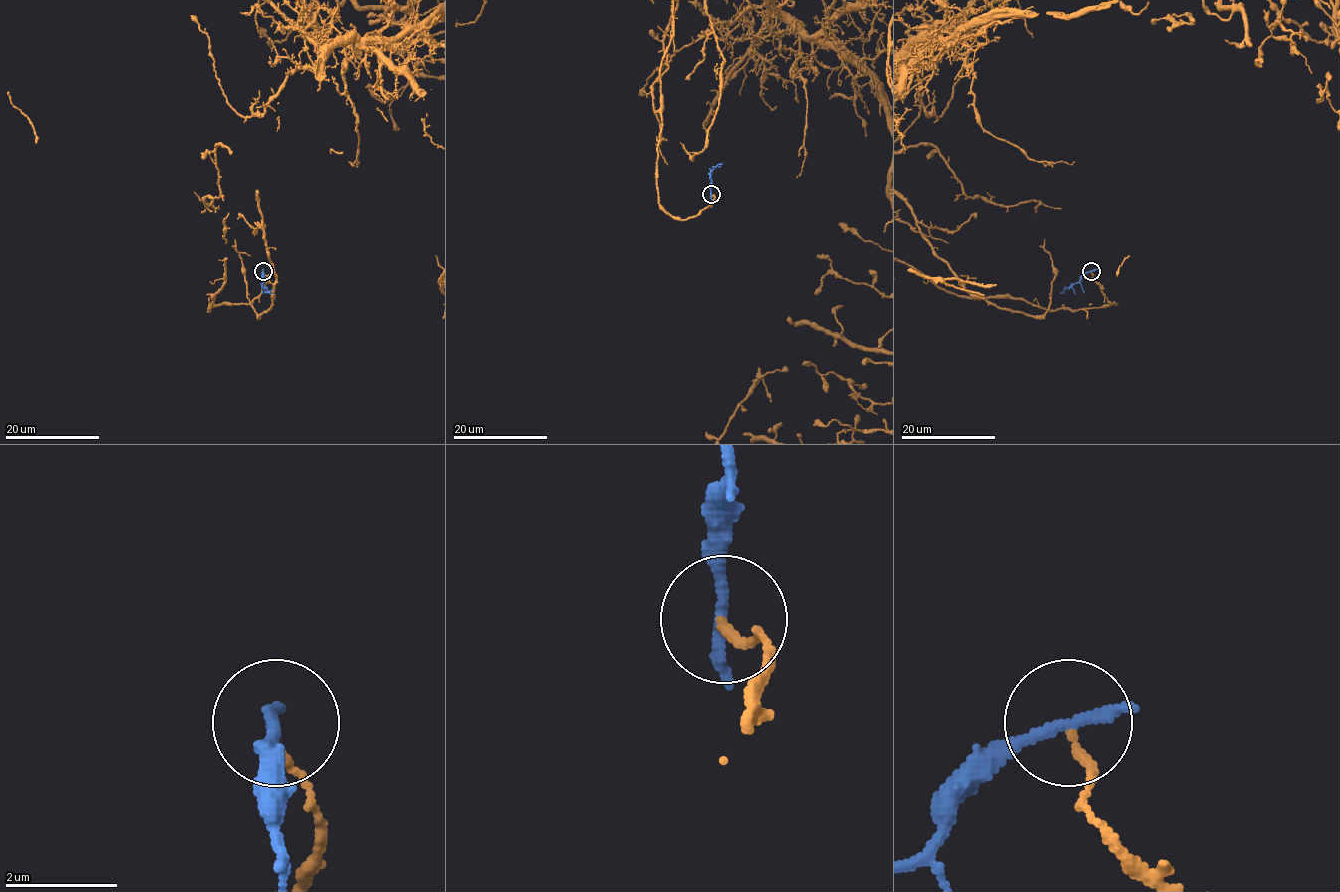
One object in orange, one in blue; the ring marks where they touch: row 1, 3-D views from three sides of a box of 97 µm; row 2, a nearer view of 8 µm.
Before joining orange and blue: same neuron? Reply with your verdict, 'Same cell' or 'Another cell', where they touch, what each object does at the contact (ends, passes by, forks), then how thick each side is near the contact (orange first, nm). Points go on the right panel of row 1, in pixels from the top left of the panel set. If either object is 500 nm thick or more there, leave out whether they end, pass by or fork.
Same cell. Place: (1091, 271). At the ring orange ends. At the ring blue ends. Thickness 160 nm (orange) against 240 nm

